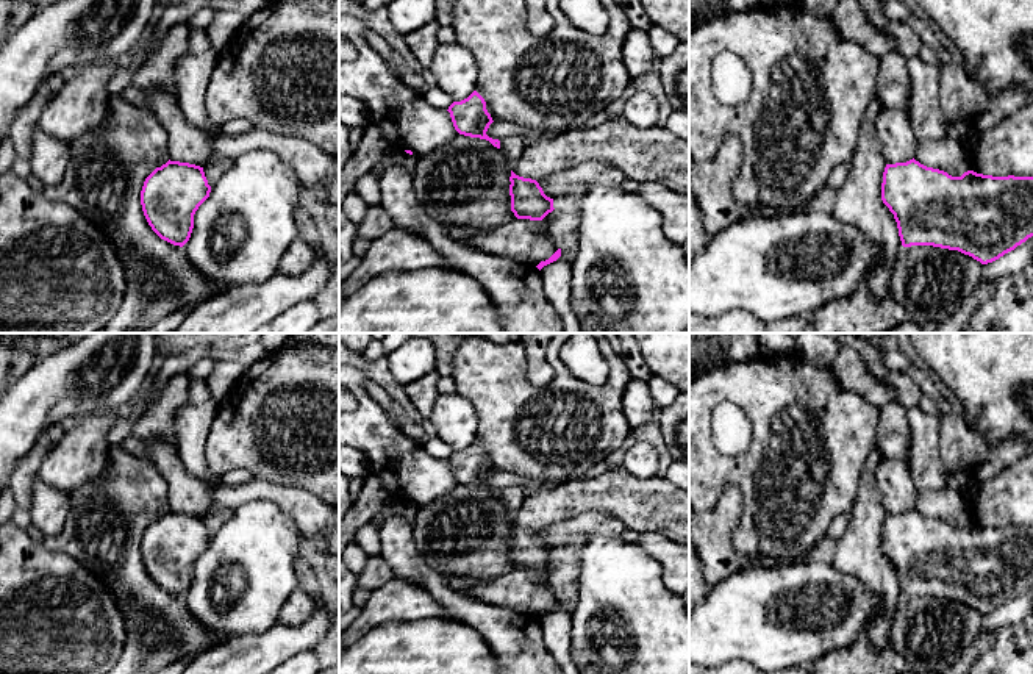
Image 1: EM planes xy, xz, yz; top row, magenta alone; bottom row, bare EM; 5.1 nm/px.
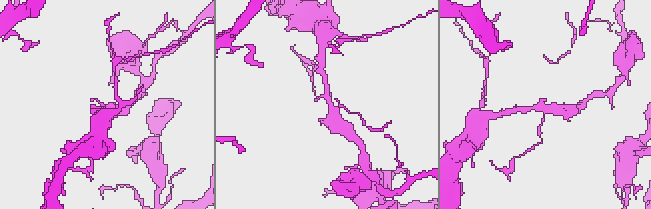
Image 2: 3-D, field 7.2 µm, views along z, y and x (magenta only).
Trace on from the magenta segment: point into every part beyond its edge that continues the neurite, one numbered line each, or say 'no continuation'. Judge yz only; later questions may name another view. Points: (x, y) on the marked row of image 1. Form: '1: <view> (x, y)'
no continuation

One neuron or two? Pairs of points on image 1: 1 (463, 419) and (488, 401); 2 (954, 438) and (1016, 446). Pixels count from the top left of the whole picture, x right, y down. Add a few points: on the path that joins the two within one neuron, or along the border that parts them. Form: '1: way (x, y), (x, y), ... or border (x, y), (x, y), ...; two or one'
1: border (455, 391), (474, 408), (477, 418), (475, 440); two
2: way (969, 451), (1000, 451); one

